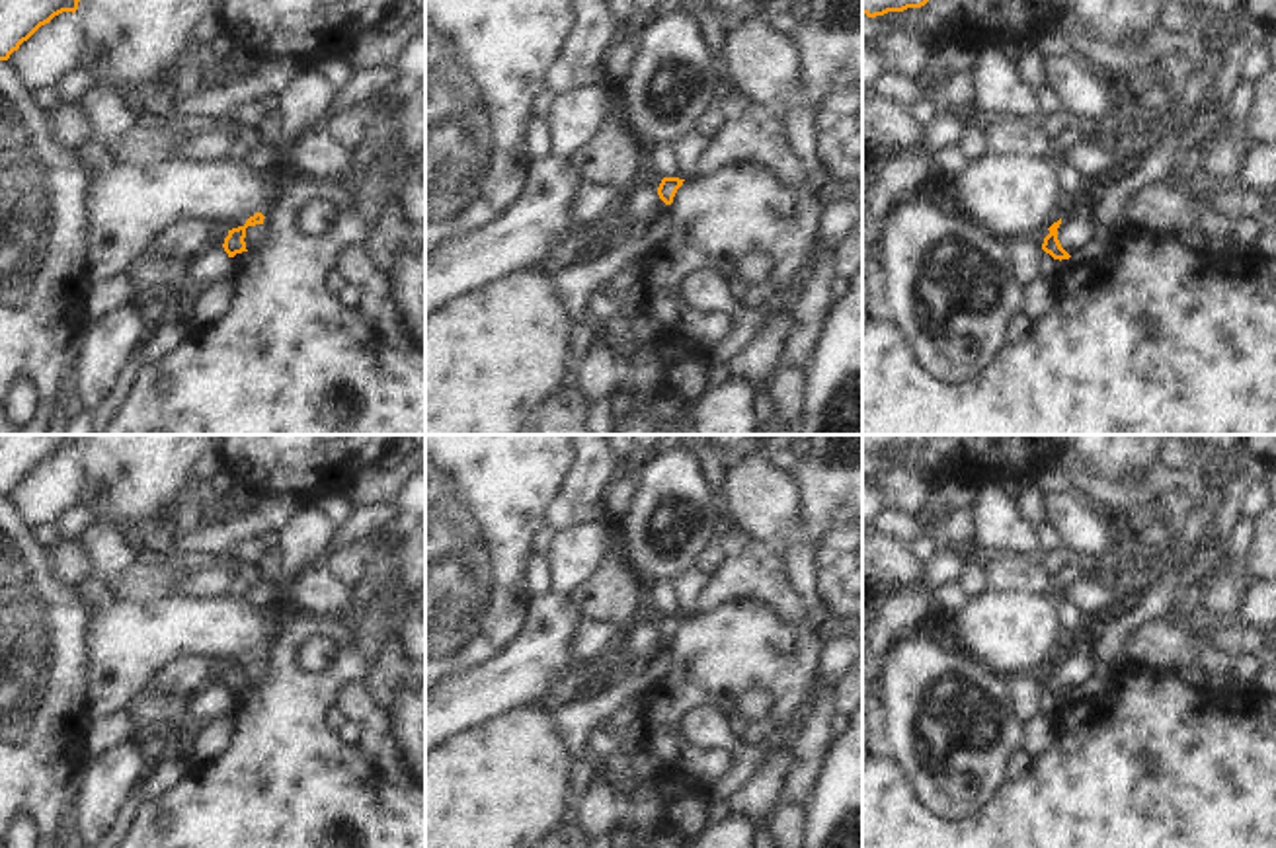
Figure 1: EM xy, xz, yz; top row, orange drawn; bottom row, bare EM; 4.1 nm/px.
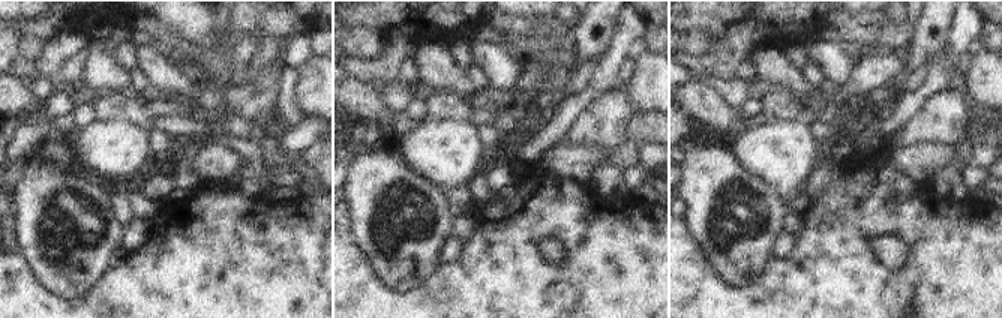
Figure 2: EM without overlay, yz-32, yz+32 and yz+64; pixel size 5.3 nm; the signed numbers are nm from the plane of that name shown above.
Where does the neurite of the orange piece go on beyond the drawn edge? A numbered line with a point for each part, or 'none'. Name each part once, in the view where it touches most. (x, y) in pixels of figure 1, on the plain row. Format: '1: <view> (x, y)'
none

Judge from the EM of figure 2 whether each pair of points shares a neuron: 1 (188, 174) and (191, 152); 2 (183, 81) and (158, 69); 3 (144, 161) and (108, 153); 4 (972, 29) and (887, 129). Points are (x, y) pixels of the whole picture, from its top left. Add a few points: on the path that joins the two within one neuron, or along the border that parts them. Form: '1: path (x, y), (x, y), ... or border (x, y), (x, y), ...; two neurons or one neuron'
1: path (188, 168), (188, 158); one neuron
2: path (177, 80), (164, 72); one neuron
3: path (135, 159), (126, 153), (117, 153); one neuron
4: path (953, 54), (938, 78), (912, 104); one neuron

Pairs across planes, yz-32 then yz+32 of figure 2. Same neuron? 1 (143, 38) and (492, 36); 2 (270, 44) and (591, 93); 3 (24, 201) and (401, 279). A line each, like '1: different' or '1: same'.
1: same
2: different
3: same

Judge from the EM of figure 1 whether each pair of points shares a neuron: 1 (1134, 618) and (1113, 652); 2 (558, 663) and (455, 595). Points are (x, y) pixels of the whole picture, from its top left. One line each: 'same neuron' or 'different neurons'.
1: same neuron
2: different neurons

